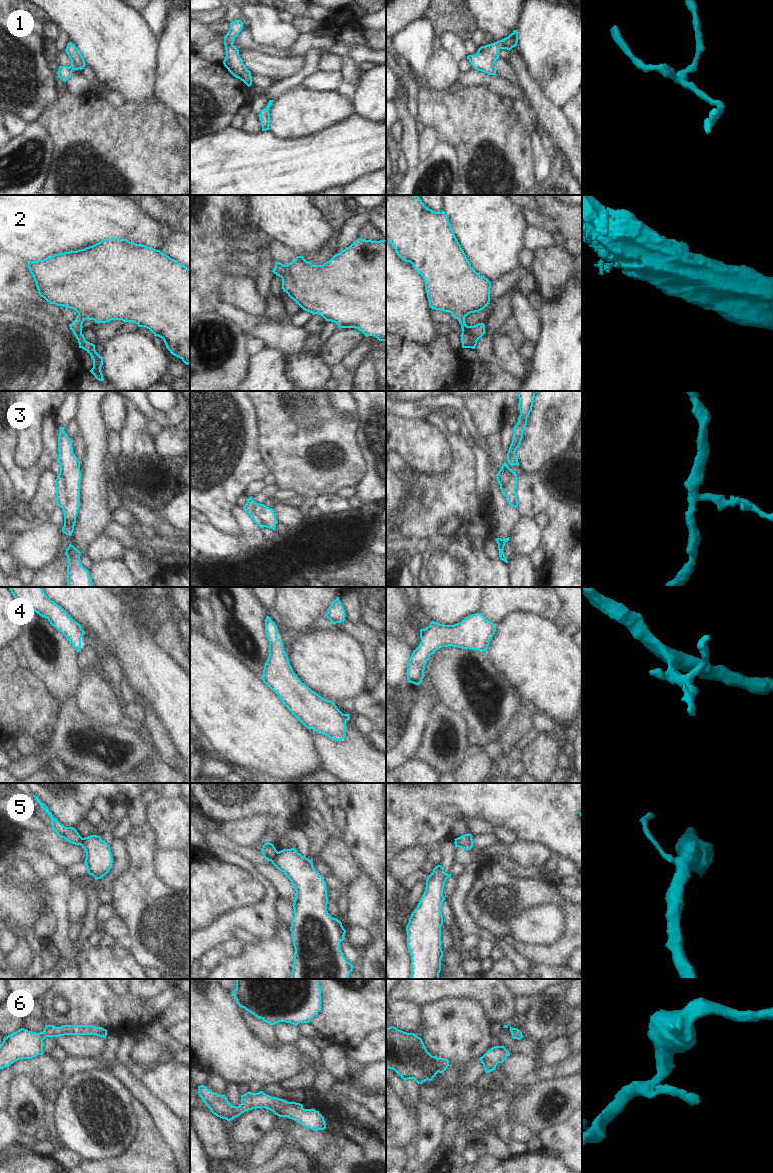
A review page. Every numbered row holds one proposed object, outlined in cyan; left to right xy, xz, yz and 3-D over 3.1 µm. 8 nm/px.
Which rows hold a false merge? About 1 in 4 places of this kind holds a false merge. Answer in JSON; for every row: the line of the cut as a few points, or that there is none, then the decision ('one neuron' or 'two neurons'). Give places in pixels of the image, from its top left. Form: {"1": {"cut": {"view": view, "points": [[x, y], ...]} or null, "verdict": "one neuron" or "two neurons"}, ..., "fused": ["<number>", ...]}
{"1": {"cut": null, "verdict": "one neuron"}, "2": {"cut": null, "verdict": "one neuron"}, "3": {"cut": {"view": "xy", "points": [[57, 477], [65, 497], [65, 505], [62, 508]]}, "verdict": "two neurons"}, "4": {"cut": null, "verdict": "one neuron"}, "5": {"cut": {"view": "xz", "points": [[278, 852], [271, 861]]}, "verdict": "two neurons"}, "6": {"cut": null, "verdict": "one neuron"}, "fused": ["3", "5"]}

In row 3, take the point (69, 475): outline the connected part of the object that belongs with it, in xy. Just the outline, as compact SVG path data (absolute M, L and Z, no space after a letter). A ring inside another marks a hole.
M59 427L61 432L58 437L58 457L60 471L57 476L61 489L66 497L66 505L62 508L64 514L64 526L62 532L71 536L74 531L76 517L80 508L80 461L73 453L72 439L69 438L64 429Z

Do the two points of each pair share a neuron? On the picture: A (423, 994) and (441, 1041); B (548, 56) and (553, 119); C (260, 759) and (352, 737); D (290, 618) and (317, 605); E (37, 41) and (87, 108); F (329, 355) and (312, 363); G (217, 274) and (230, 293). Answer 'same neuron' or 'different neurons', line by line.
A: different neurons
B: different neurons
C: different neurons
D: same neuron
E: different neurons
F: different neurons
G: different neurons

